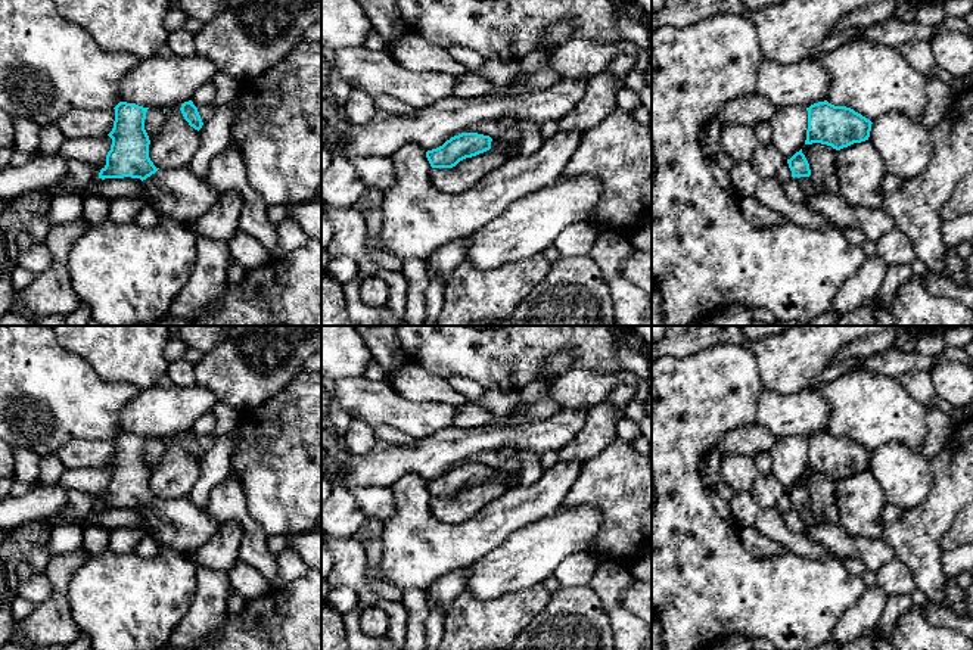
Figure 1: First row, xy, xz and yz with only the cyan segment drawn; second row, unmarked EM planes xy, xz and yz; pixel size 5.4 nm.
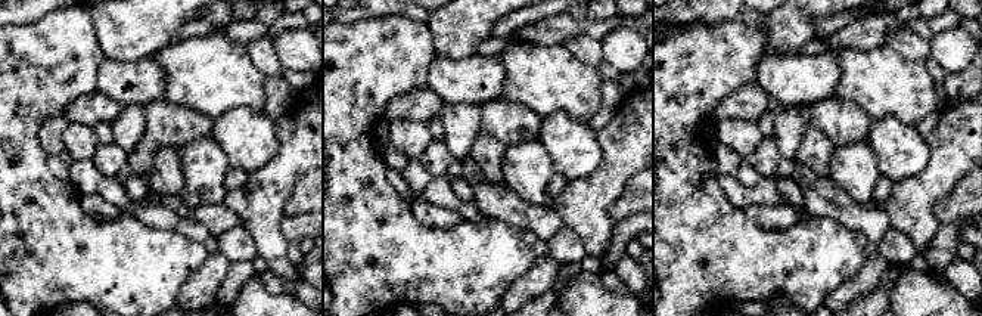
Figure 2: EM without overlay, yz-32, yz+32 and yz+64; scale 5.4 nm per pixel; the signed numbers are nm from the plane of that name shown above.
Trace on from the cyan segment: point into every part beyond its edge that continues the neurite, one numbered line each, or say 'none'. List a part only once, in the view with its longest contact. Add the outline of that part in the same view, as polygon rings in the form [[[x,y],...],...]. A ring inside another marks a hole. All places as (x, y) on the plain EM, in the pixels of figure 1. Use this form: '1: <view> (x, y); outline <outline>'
1: xy (180, 525); outline [[[189,497],[158,500],[143,510],[147,532],[162,548],[193,553],[218,529],[218,523]]]

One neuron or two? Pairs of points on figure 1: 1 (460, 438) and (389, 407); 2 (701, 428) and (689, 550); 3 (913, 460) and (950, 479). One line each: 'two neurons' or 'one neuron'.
1: two neurons
2: one neuron
3: two neurons

